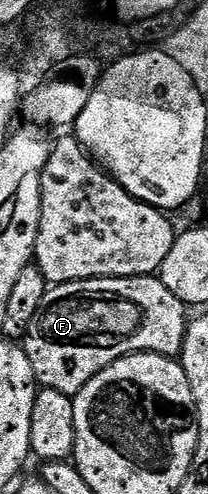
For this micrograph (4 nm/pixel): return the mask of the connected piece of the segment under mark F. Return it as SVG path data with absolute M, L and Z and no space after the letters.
M145 276L143 278L91 278L81 282L67 282L61 286L52 286L46 292L46 296L40 305L40 311L34 316L28 333L22 339L22 345L30 356L30 364L36 373L36 381L41 387L57 390L69 396L75 396L94 375L102 372L110 364L117 362L119 358L125 358L127 354L179 355L184 349L184 338L188 334L188 324L190 321L189 315L186 316L184 313L186 313L184 303L180 302L178 296L174 296L174 292L170 292L170 288L166 288L166 284L162 284L159 277L156 276Z

